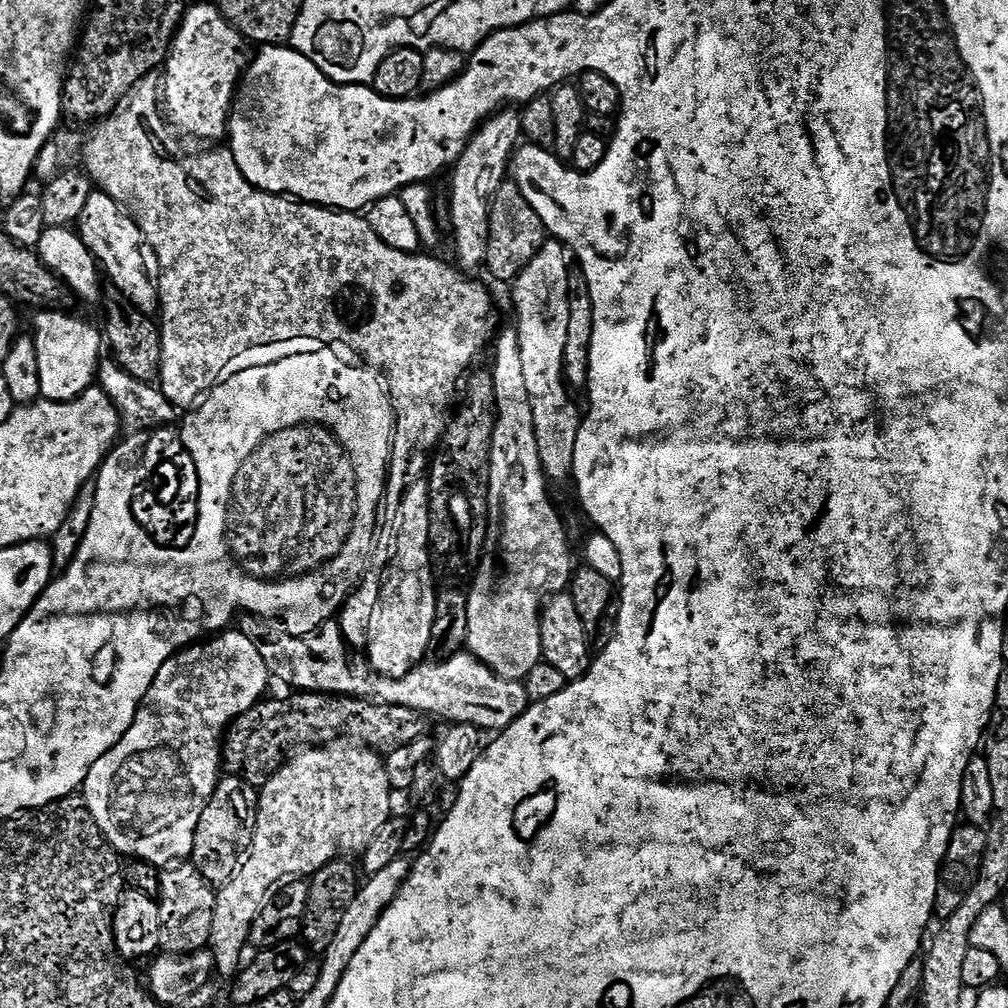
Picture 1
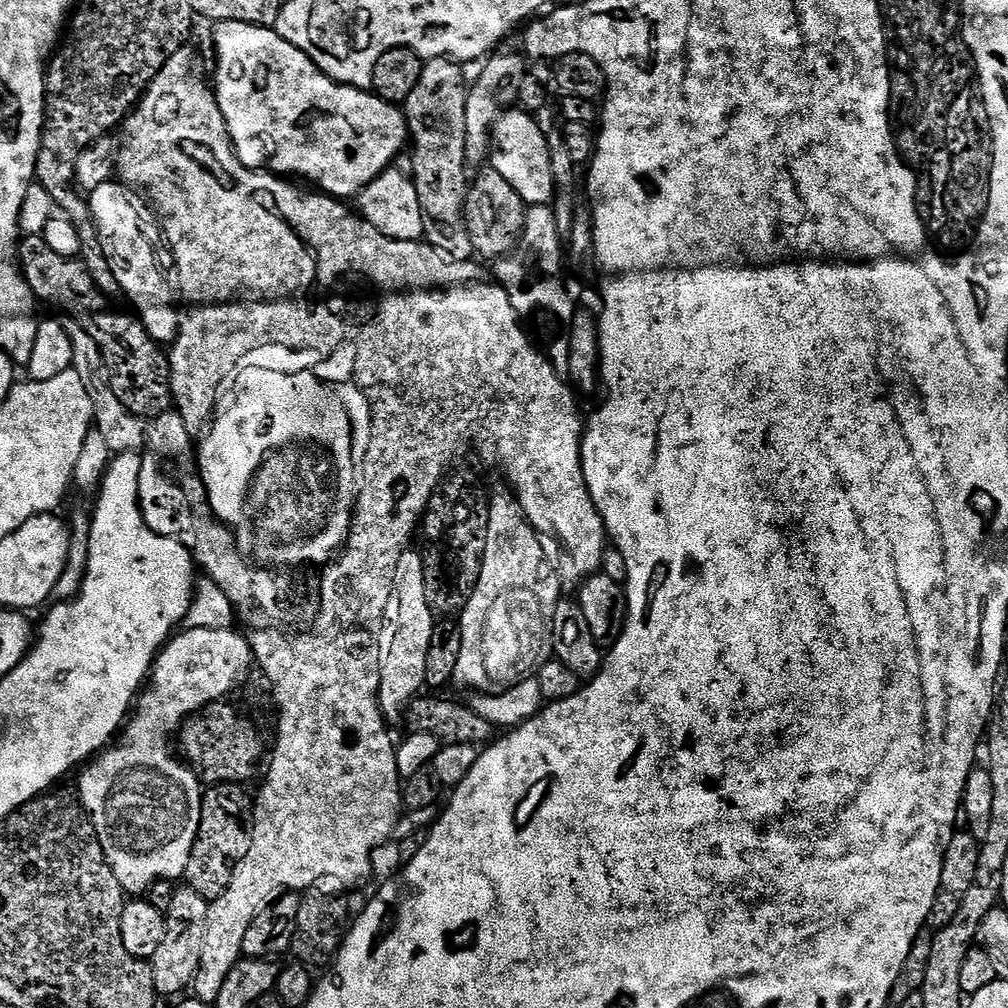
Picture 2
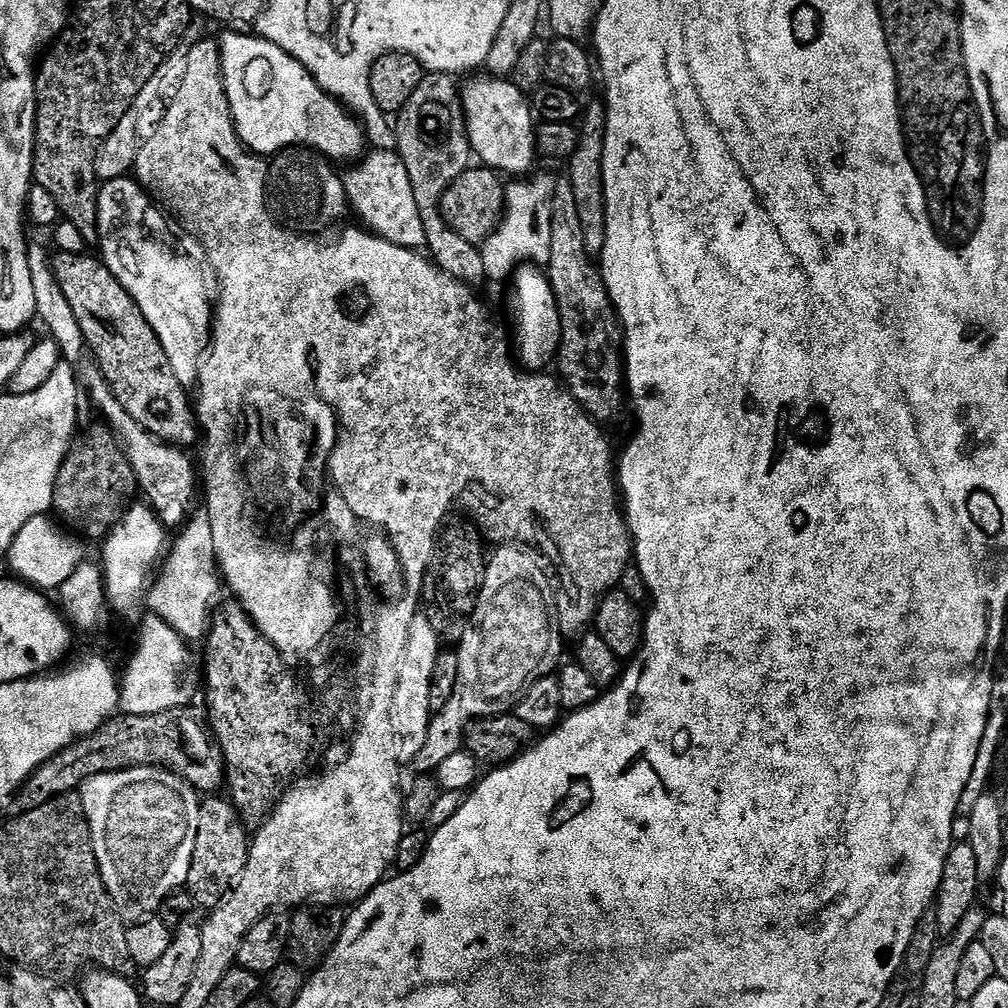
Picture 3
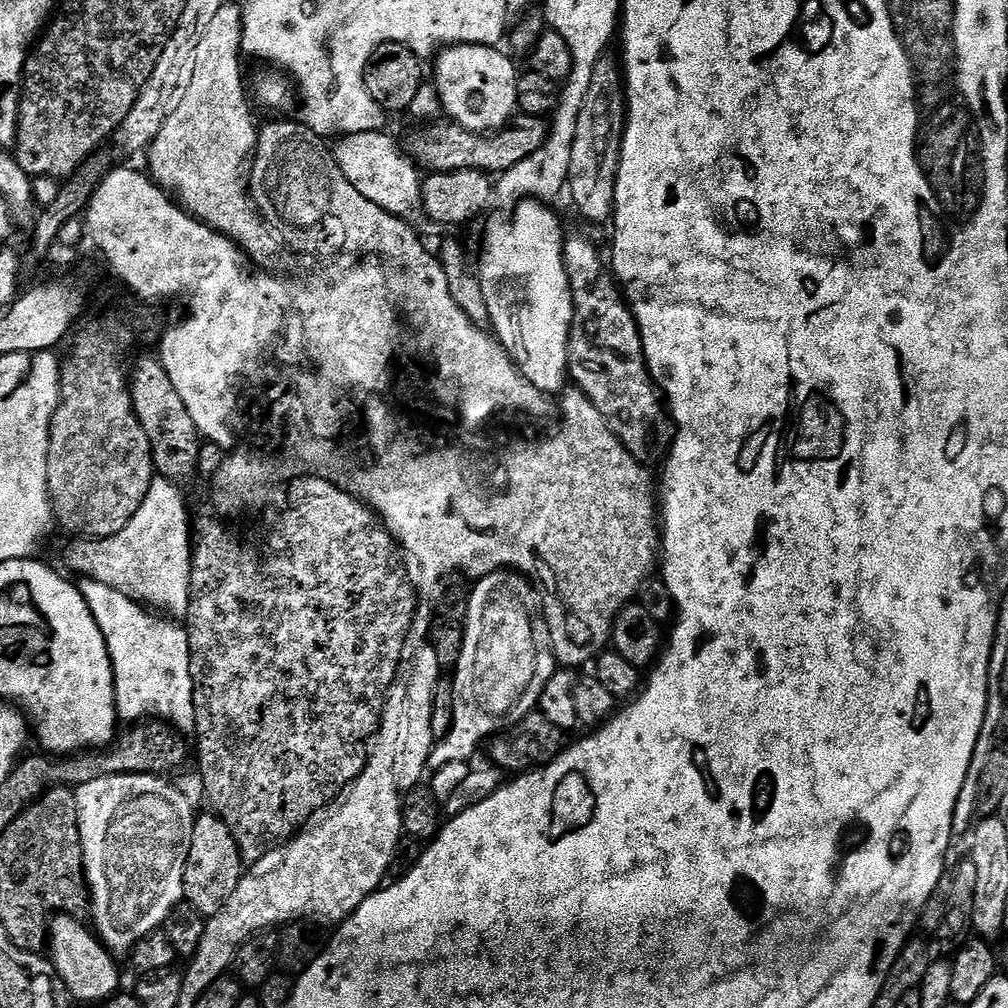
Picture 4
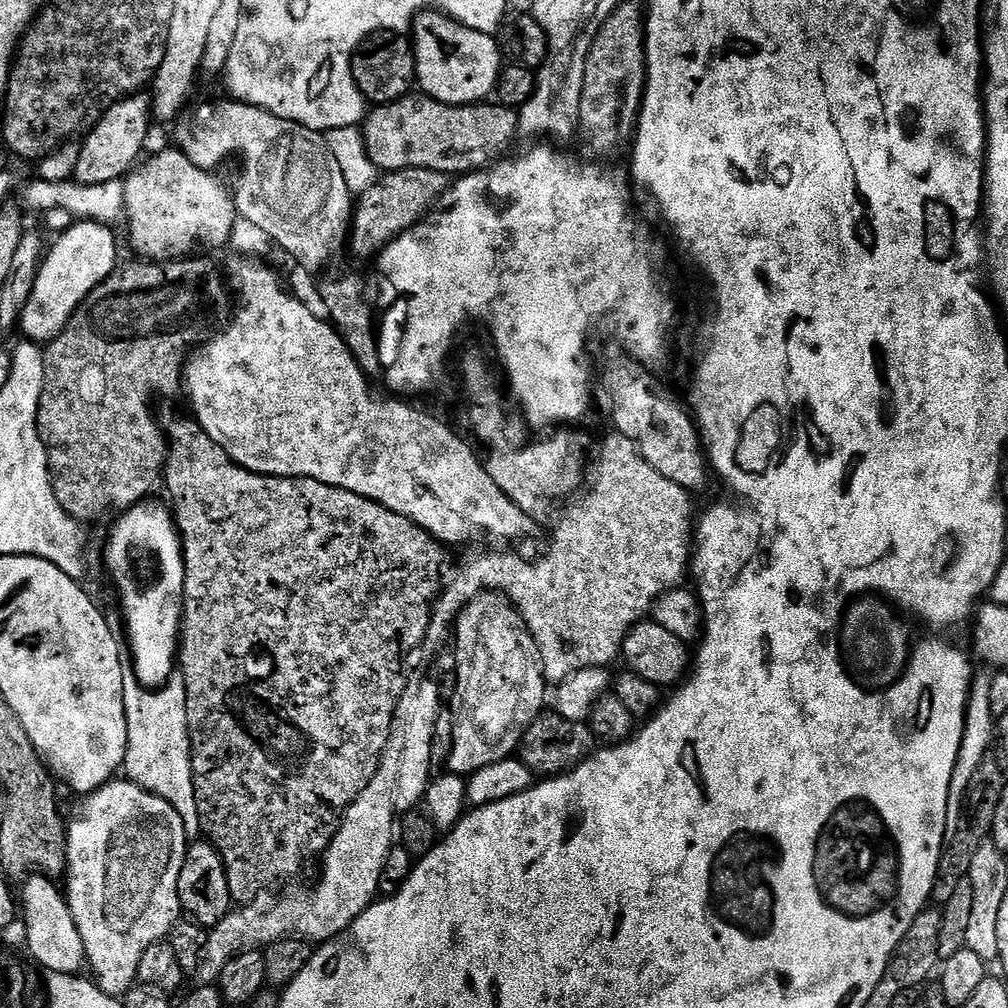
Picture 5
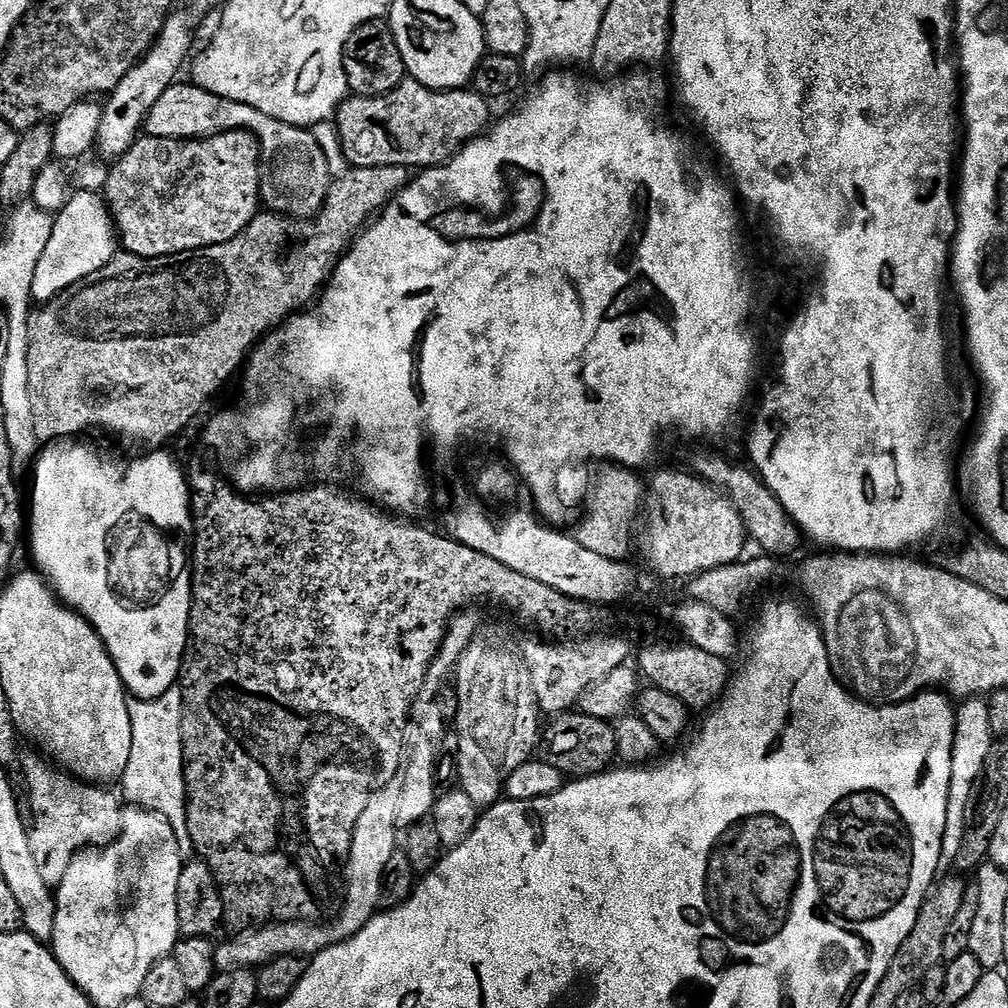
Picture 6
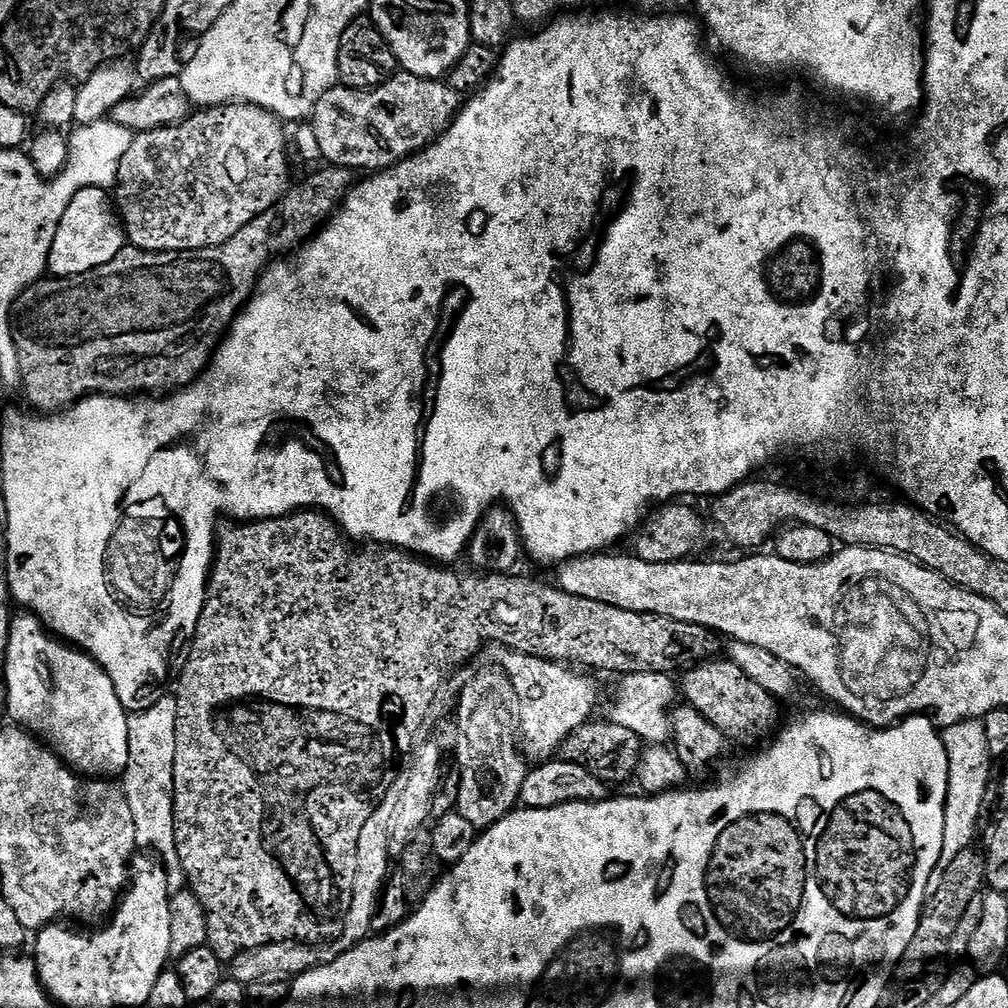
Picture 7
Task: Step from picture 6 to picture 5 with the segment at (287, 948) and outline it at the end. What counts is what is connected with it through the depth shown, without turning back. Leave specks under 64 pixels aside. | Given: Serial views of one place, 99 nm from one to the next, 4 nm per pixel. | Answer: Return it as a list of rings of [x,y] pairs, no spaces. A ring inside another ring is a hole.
[[[385,761],[382,768],[376,772],[370,786],[362,792],[354,803],[344,813],[334,837],[334,846],[329,847],[324,860],[324,873],[316,884],[309,900],[303,900],[300,896],[288,896],[280,900],[272,909],[256,908],[257,906],[240,906],[228,913],[222,922],[218,922],[208,933],[206,938],[206,950],[202,950],[202,958],[198,962],[194,973],[195,983],[216,984],[219,981],[226,962],[230,962],[235,956],[239,956],[245,950],[263,950],[268,945],[285,940],[287,936],[294,936],[309,942],[327,942],[338,934],[345,932],[354,921],[368,909],[377,899],[380,890],[380,871],[394,847],[392,830],[396,828],[397,812],[394,806],[394,790],[396,789],[395,763]]]

